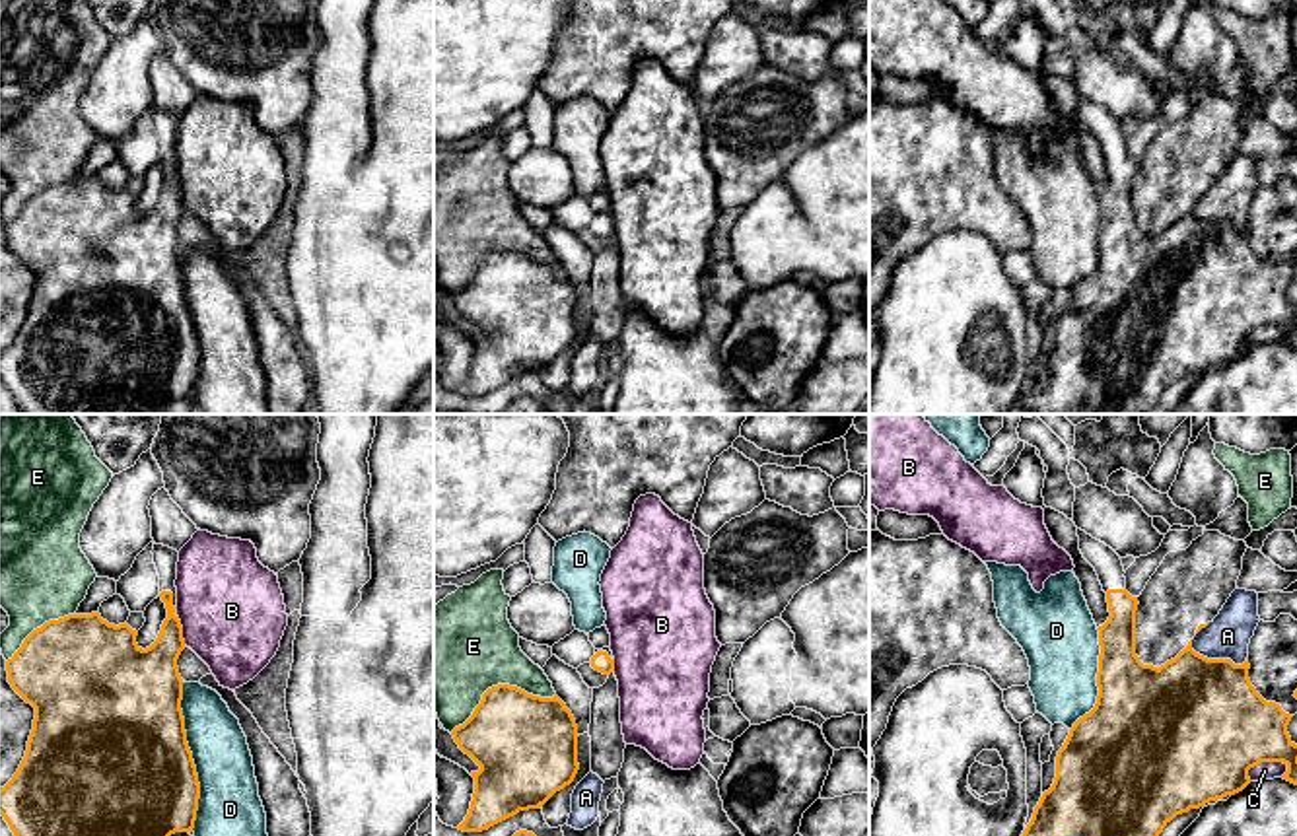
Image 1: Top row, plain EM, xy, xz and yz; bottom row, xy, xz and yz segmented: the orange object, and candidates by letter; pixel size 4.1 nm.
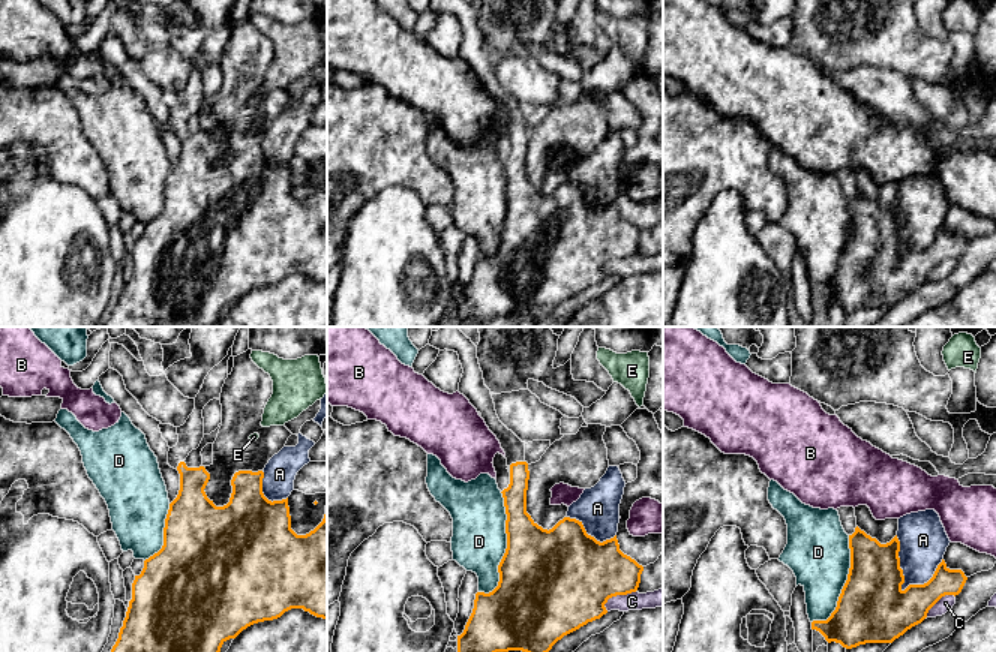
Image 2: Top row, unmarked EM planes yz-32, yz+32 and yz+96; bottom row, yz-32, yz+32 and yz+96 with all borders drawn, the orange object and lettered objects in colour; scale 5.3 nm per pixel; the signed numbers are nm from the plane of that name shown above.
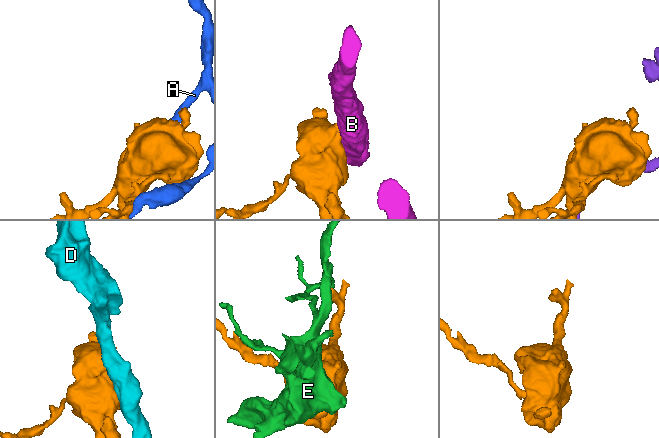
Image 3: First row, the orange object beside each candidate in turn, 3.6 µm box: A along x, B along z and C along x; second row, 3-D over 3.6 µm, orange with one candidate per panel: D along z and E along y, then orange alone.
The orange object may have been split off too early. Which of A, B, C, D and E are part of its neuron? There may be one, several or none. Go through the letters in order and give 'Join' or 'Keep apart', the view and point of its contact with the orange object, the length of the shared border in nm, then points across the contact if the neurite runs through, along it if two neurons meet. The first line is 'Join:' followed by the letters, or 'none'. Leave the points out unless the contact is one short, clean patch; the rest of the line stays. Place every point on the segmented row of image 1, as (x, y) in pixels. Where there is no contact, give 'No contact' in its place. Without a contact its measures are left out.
Join: none
A: Keep apart. Touches orange at yz (1216, 660). Shared border 260 nm
B: Keep apart. Touches orange at xy (181, 630). Shared border 130 nm
C: Keep apart. Touches orange at yz (1262, 761). Shared border 180 nm
D: Keep apart. Touches orange at xy (191, 757). Shared border 650 nm
E: Keep apart. Touches orange at xz (498, 685). Shared border 460 nm

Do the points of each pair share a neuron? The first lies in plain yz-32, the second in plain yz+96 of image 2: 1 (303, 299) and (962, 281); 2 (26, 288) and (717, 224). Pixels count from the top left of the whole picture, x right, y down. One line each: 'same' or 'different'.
1: different
2: same

